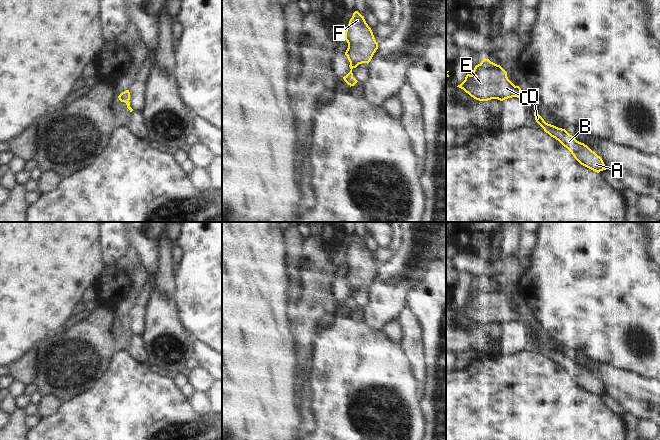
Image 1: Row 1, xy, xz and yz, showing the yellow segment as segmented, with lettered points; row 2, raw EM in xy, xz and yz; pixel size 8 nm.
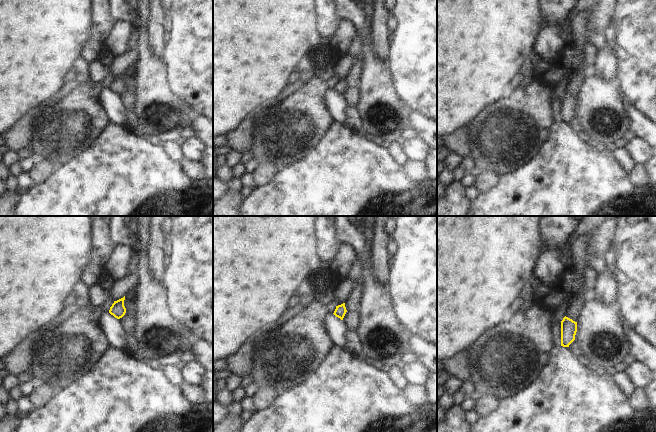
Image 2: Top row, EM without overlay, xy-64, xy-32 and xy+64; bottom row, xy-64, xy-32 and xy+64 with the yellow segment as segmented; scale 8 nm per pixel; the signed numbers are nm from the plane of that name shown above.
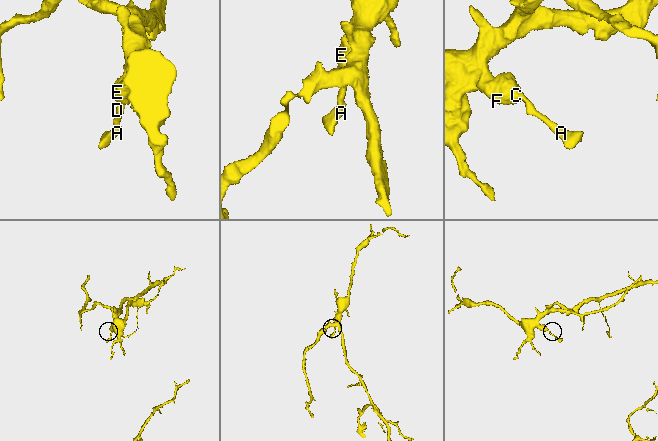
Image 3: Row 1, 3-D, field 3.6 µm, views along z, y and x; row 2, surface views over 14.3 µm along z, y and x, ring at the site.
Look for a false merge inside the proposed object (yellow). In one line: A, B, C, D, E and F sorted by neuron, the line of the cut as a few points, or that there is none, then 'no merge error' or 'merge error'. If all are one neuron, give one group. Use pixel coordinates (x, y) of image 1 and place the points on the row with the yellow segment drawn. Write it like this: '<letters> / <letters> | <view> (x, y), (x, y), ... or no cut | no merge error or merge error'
A B C D E F | no cut | no merge error

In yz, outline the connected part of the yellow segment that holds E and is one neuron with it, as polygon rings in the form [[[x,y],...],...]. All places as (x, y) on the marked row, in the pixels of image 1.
[[[484,58],[476,65],[473,74],[467,74],[465,80],[457,87],[463,89],[471,97],[479,101],[498,99],[503,101],[508,98],[517,97],[526,104],[531,104],[530,99],[515,86],[507,77],[507,72],[489,59]]]

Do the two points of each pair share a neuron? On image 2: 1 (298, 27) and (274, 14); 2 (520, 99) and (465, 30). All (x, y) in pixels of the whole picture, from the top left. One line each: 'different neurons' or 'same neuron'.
1: same neuron
2: different neurons

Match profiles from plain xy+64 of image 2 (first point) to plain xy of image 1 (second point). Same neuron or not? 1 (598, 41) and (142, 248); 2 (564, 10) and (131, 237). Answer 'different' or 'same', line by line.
1: same
2: different

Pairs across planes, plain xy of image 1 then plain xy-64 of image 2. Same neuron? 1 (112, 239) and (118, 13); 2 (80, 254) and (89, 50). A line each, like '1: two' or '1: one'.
1: two
2: two

